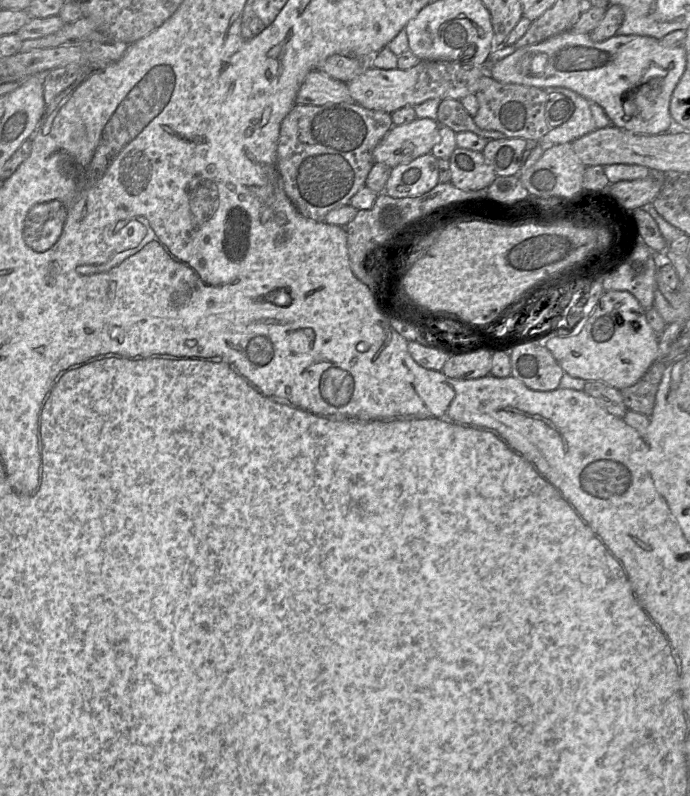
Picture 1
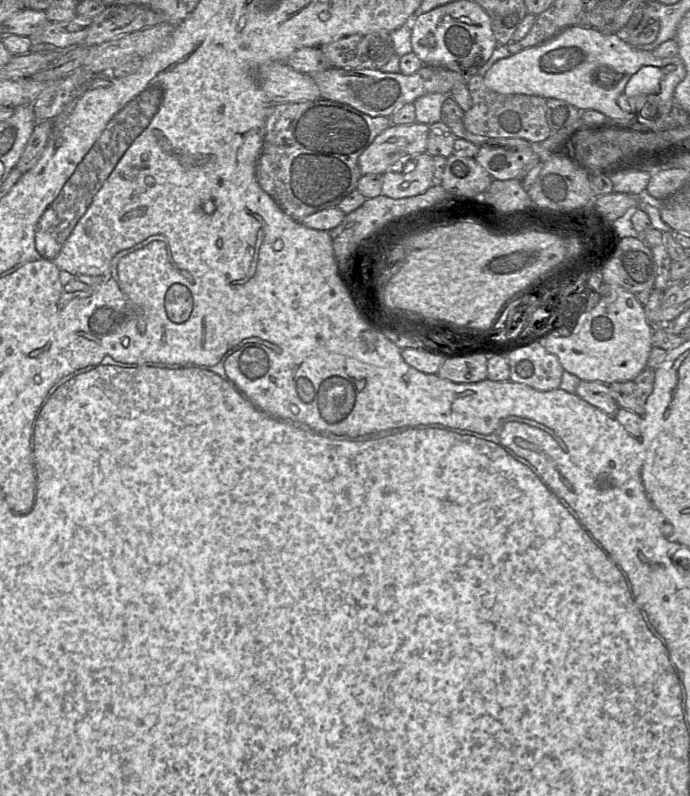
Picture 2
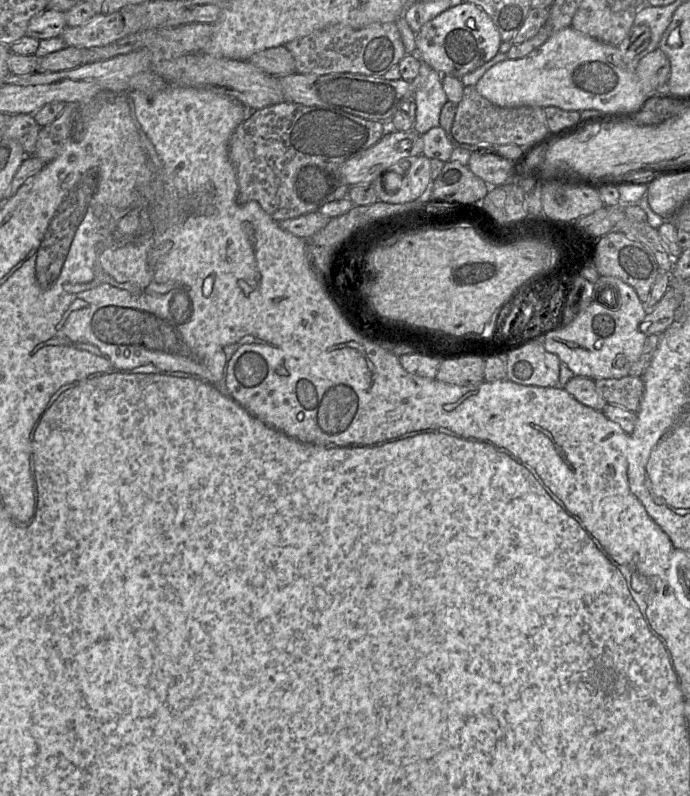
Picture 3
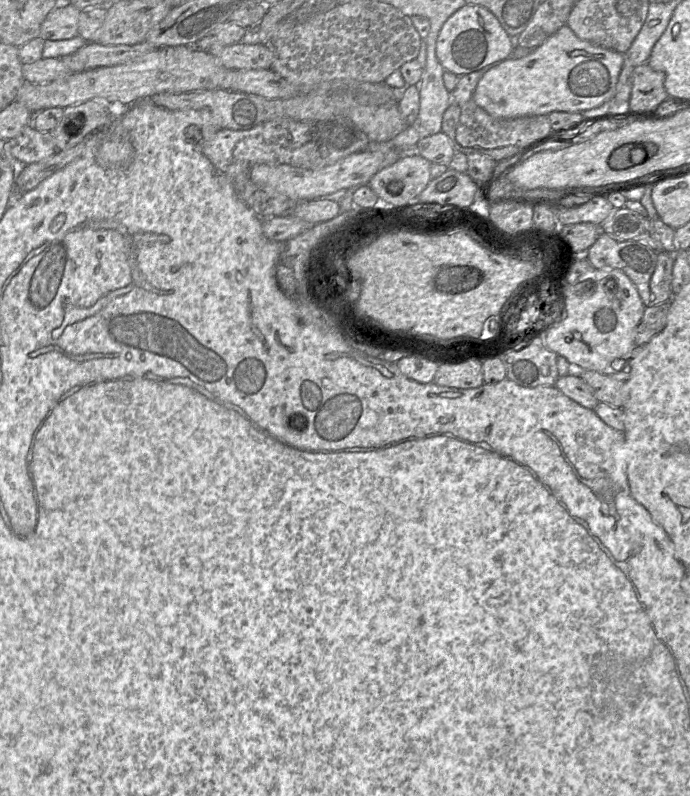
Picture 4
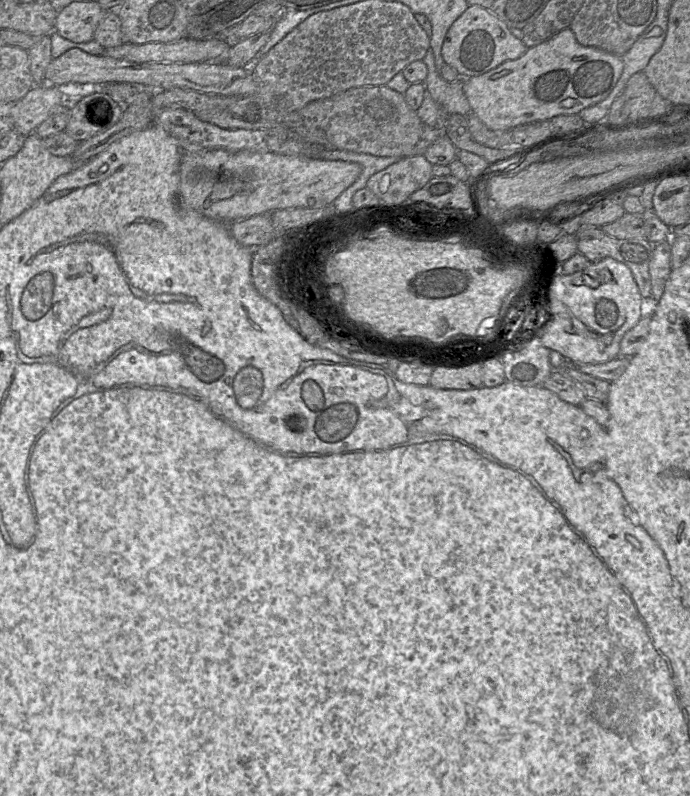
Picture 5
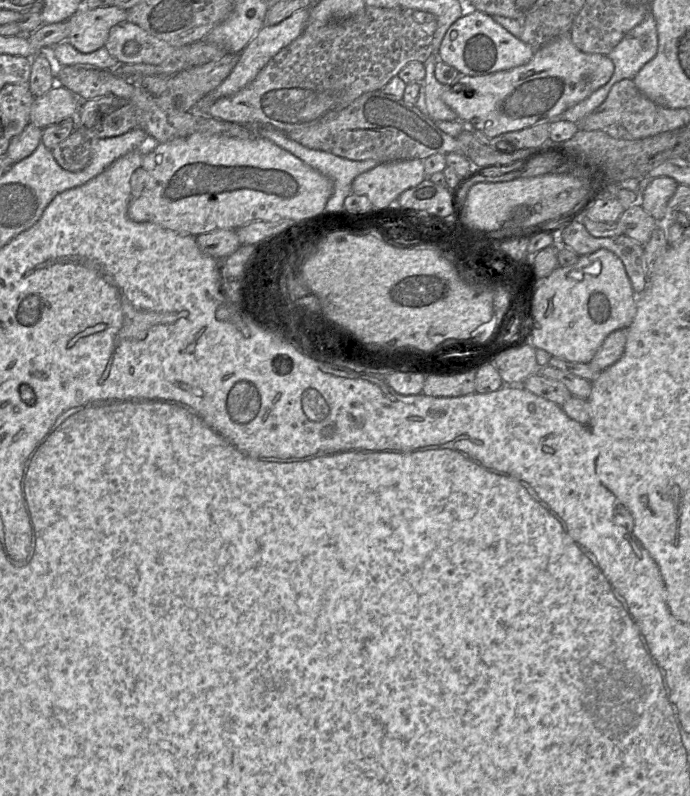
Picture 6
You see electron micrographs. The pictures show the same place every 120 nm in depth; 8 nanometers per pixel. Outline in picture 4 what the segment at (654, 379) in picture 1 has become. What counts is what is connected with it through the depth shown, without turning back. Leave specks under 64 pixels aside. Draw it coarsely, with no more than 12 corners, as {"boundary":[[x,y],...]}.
{"boundary":[[581,370],[598,402],[622,408],[626,381]]}

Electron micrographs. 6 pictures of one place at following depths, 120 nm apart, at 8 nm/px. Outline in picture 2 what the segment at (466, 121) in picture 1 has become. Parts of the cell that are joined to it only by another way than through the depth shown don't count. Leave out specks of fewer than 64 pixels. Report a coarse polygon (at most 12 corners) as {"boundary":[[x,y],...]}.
{"boundary":[[448,96],[441,108],[443,122],[456,138],[478,147],[525,148],[521,139],[490,138],[468,132],[464,111]]}

